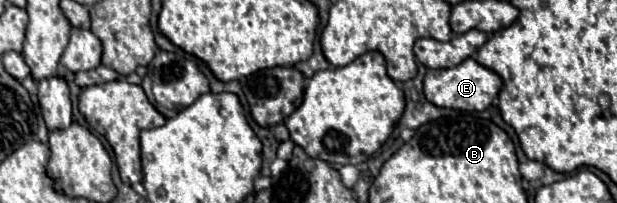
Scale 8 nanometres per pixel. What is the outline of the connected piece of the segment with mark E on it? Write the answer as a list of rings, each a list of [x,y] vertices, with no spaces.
[[[467,58],[465,62],[461,62],[459,66],[453,68],[445,68],[445,70],[429,70],[425,74],[423,80],[423,92],[425,98],[441,108],[455,108],[455,110],[467,110],[467,112],[475,112],[475,110],[485,110],[491,106],[493,98],[499,94],[503,86],[503,80],[499,74],[495,74],[493,70],[481,66],[477,60]]]

